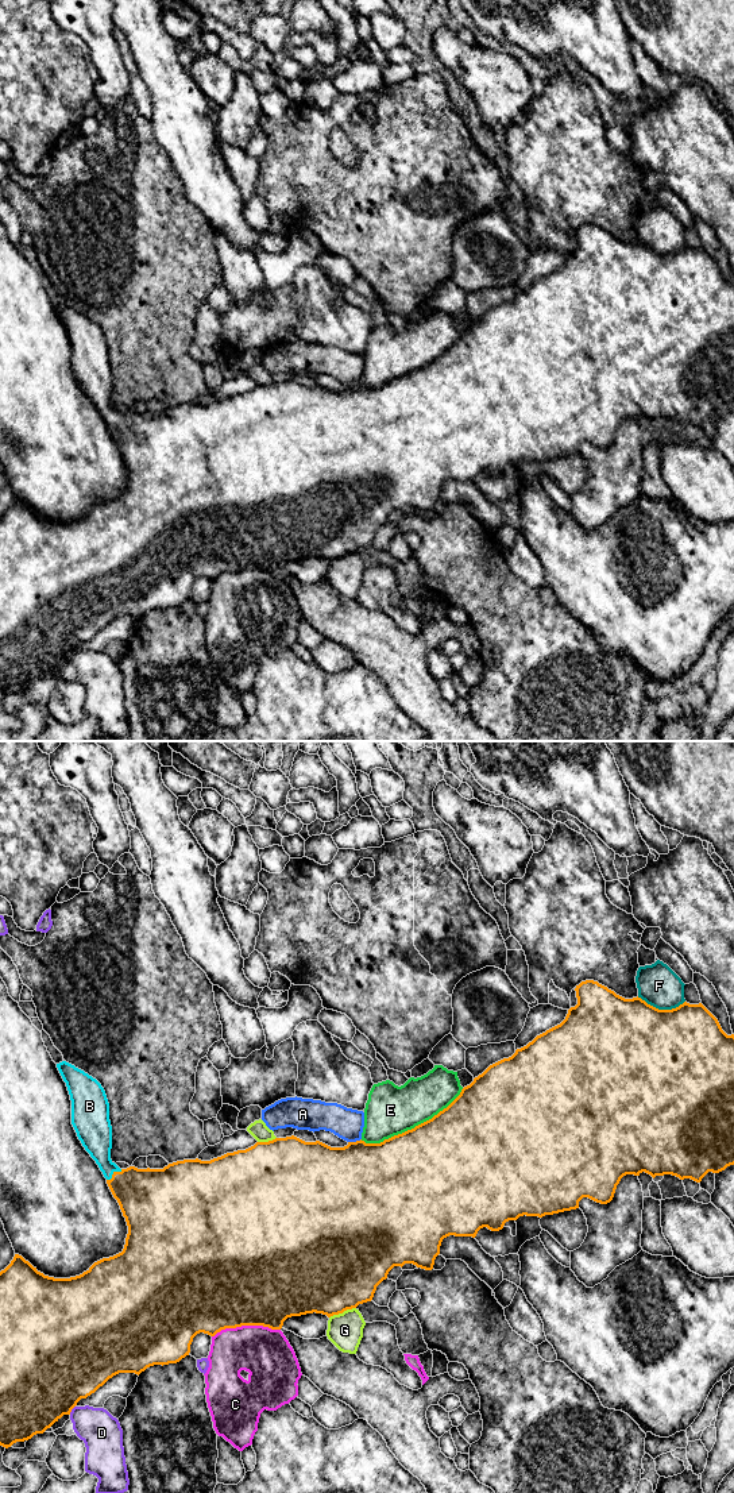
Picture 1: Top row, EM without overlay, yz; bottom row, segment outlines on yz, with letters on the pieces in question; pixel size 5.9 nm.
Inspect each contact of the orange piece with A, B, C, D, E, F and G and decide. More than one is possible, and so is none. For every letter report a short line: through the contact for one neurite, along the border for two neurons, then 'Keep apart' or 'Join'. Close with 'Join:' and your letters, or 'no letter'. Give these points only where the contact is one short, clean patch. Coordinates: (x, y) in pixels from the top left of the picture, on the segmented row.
A: Keep apart
B: Line: yz (147, 1198), (114, 1173), (103, 1160), (96, 1135). Join
C: Keep apart
D: Keep apart
E: Keep apart
F: Keep apart
G: Keep apart
Join: B

